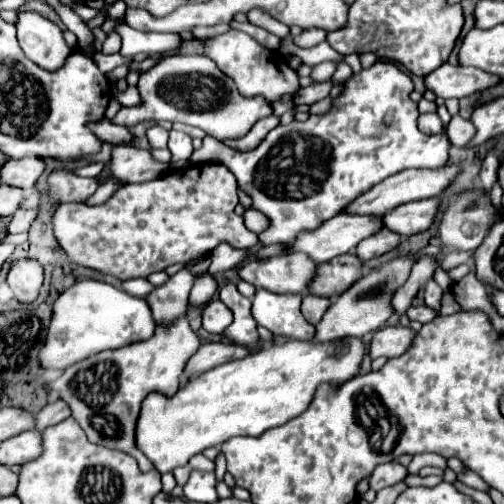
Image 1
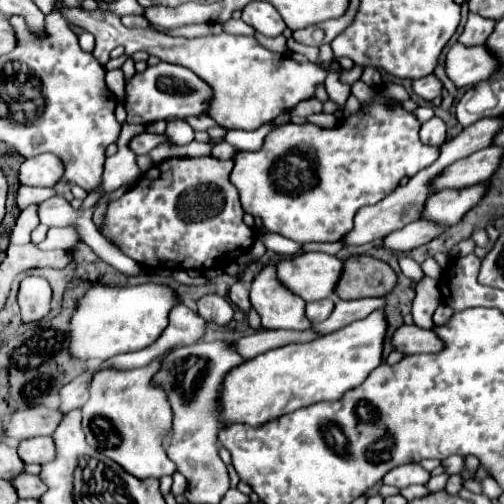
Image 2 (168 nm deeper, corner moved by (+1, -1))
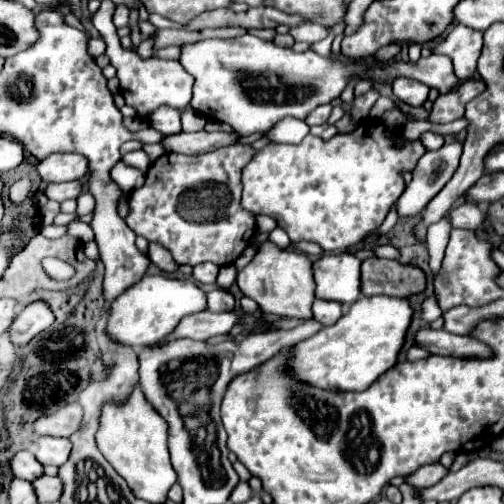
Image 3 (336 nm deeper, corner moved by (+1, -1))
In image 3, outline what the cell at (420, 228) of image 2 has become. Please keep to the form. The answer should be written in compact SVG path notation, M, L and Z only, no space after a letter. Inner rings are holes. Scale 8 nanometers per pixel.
M464 202L462 206L450 212L450 218L452 218L454 228L478 230L486 220L486 206L478 202Z

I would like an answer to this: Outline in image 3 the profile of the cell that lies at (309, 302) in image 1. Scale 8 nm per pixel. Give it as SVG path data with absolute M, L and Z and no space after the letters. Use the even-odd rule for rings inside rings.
M316 298L312 310L314 310L314 320L320 322L322 326L332 326L342 316L342 304L340 302Z

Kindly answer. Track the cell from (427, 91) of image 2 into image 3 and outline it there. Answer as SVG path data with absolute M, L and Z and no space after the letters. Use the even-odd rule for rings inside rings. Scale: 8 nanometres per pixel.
M398 78L392 84L392 92L394 96L410 106L422 106L428 98L428 86L422 86L422 82L416 80L408 80L408 78Z

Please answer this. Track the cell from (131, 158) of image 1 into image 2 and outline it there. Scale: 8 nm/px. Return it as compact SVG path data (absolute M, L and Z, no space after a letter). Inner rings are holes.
M158 62L156 66L148 66L142 74L134 74L126 86L126 94L124 106L128 112L128 124L152 124L156 120L202 116L212 100L212 88L204 84L202 78L184 66L168 62Z

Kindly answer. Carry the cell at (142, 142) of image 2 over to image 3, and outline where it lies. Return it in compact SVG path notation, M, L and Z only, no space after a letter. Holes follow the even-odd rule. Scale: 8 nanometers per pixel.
M194 132L194 134L172 134L168 138L164 138L164 148L168 152L178 152L178 154L202 154L208 150L216 150L216 148L224 148L224 146L232 146L238 144L240 134L236 132Z

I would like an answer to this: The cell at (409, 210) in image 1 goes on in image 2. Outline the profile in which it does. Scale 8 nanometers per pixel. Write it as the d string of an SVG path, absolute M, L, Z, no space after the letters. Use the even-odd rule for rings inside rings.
M476 184L460 190L440 190L428 196L422 210L422 220L430 220L434 224L452 226L456 224L478 200L484 196L484 184Z

